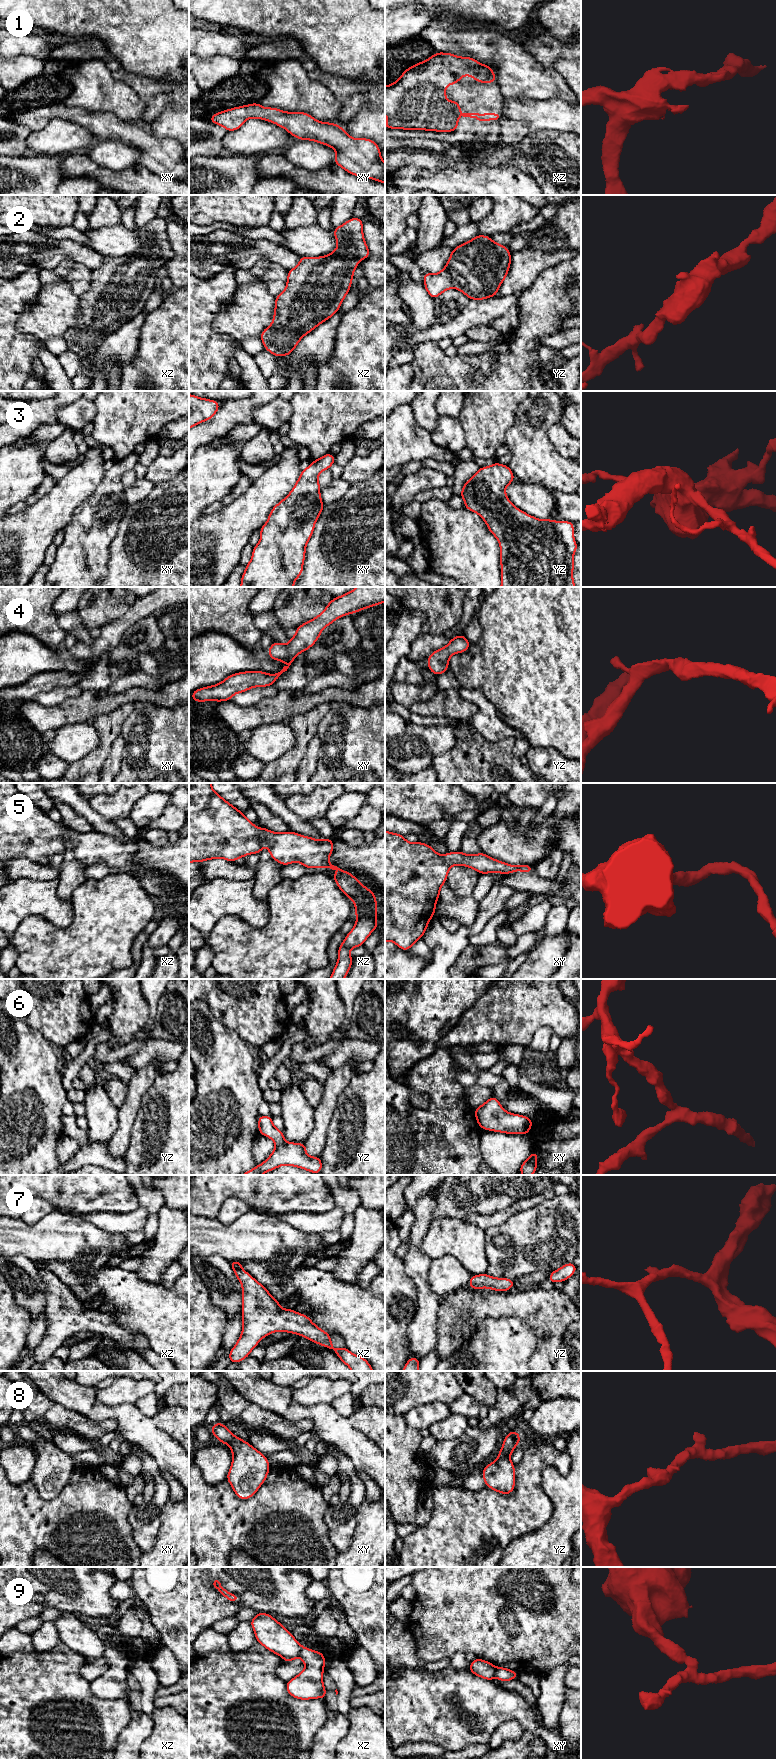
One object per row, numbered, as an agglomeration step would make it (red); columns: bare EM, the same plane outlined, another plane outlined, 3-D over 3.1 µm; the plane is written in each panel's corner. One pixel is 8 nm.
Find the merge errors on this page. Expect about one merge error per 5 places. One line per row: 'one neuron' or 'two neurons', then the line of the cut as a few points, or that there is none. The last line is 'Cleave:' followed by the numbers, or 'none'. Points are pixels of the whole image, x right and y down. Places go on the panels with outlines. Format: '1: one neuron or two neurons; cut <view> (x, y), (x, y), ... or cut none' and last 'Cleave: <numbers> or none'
1: one neuron; cut none
2: one neuron; cut none
3: one neuron; cut none
4: one neuron; cut none
5: one neuron; cut none
6: one neuron; cut none
7: one neuron; cut none
8: one neuron; cut none
9: two neurons; cut xz (302, 1647), (298, 1656)
Cleave: 9

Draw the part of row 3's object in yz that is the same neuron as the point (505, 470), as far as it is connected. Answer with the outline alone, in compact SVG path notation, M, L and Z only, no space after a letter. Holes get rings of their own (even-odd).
M496 461L487 467L480 467L476 474L462 487L459 494L465 501L464 507L477 513L487 525L488 530L500 544L501 586L500 587L576 587L573 581L573 557L577 550L574 540L574 523L538 519L513 505L505 488L514 482L514 474L508 465Z

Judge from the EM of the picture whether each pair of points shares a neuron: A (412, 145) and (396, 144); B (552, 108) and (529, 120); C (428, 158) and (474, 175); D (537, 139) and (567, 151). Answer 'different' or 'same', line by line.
A: same
B: same
C: different
D: same

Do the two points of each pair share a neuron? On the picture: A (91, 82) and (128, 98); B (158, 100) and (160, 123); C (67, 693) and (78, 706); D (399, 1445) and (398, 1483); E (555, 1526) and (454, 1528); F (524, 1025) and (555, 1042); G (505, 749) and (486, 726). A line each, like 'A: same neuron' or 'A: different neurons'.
A: same neuron
B: different neurons
C: different neurons
D: same neuron
E: different neurons
F: different neurons
G: different neurons

